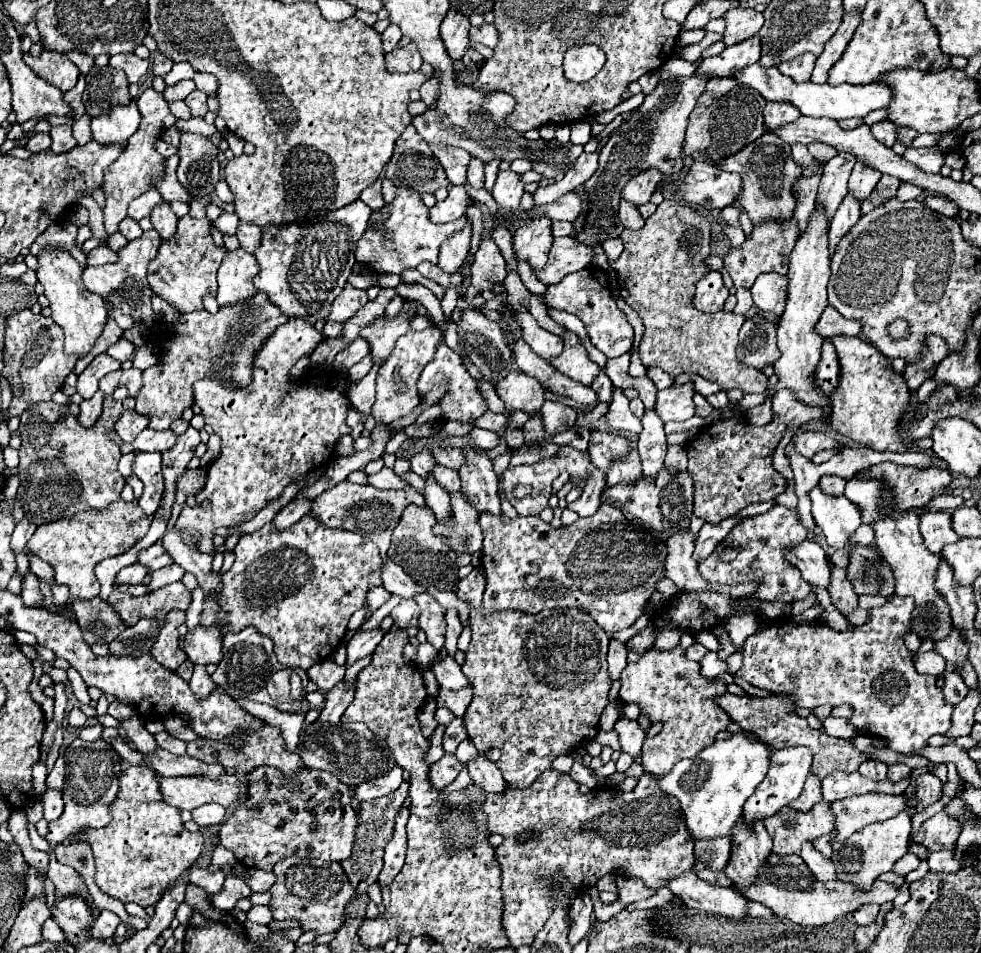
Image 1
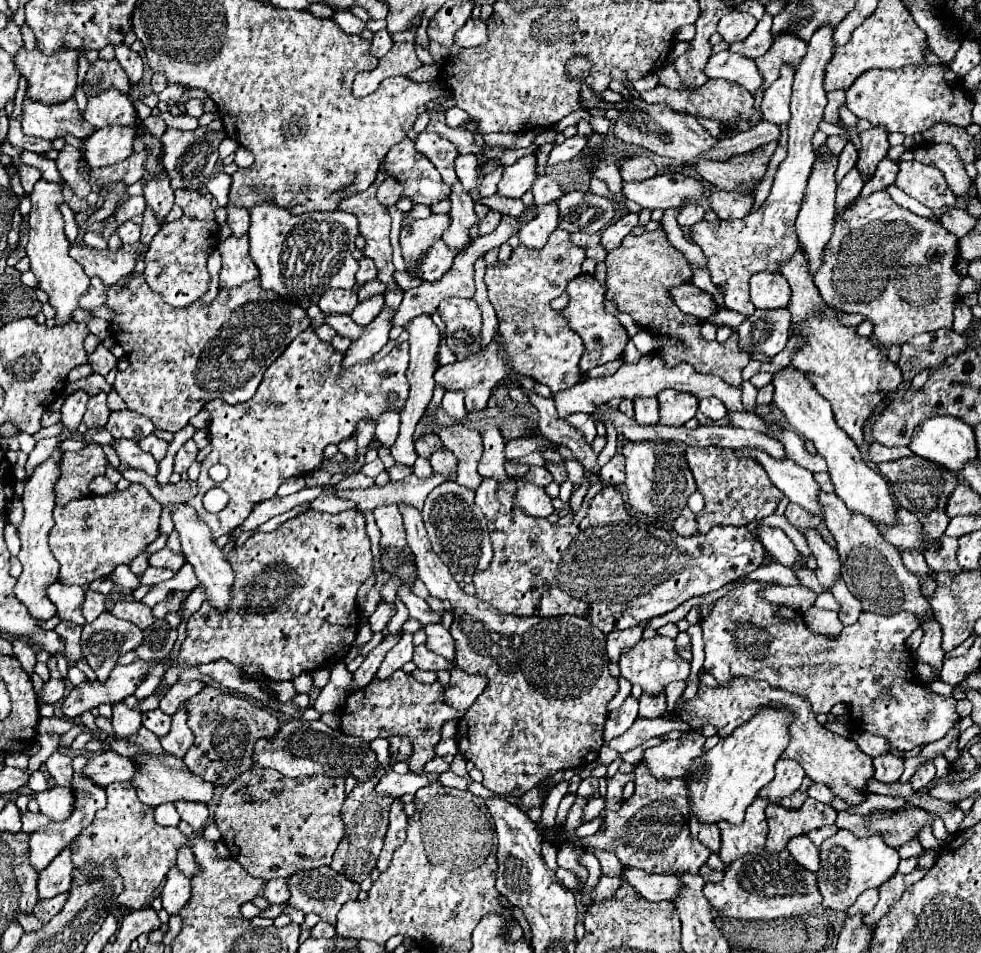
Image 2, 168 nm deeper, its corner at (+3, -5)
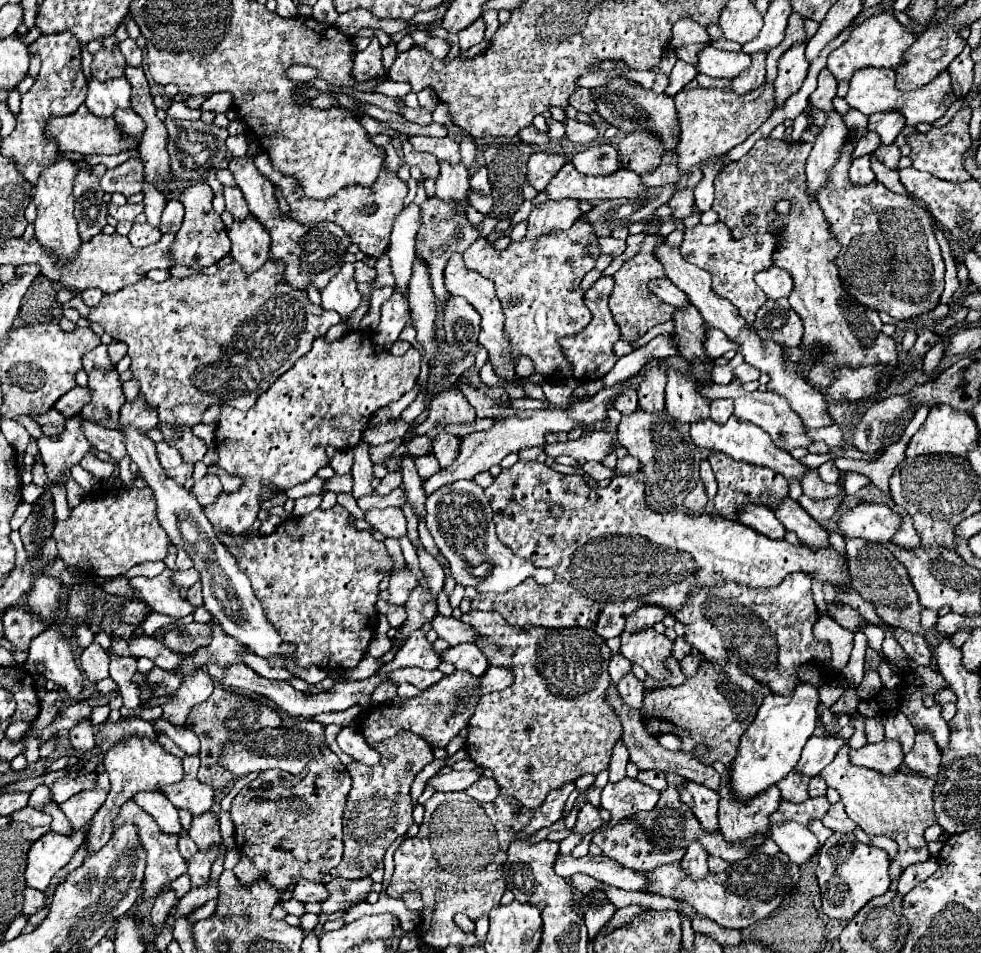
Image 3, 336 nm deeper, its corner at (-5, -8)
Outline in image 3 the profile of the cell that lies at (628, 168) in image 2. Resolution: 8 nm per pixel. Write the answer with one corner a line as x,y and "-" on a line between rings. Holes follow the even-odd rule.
644,131
644,133
624,135
618,143
618,153
624,169
634,171
638,175
646,175
648,171
644,169
656,171
656,167
662,163
664,147
662,141
656,139
656,135

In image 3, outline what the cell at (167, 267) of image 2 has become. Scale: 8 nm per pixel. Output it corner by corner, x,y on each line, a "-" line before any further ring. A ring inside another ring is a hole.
208,183
190,185
180,193
180,203
184,205
186,213
184,213
182,227
176,233
172,251
170,251
174,265
186,265
190,269
200,269
200,267
210,267
210,265
218,263
224,255
228,255
230,239
226,235
226,227
224,227
220,215
212,209
212,197
214,197
214,193

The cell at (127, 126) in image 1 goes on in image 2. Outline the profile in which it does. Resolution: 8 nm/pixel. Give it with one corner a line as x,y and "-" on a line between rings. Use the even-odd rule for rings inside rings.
108,88
108,92
88,98
84,120
94,128
102,128
104,124
136,126
136,110
126,94
116,88

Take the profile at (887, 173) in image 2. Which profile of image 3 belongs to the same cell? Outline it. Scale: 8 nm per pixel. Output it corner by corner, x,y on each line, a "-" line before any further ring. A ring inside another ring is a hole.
888,145
888,147
878,147
878,151
876,151
876,157
878,157
878,161
882,161
886,167
890,167
890,169
896,169
898,167
898,161
900,161
900,149
898,149
898,145

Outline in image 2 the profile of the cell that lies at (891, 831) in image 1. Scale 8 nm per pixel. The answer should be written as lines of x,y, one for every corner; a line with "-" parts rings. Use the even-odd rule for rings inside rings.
838,830
820,846
820,870
816,872
816,886
822,894
824,908
846,912
866,888
876,888
890,880
898,870
898,862
898,850
886,846
882,836
874,834
870,838
856,838
848,830

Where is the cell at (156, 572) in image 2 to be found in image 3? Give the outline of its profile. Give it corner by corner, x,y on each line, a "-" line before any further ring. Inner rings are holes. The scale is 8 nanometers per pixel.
188,569
188,571
174,571
170,579
172,579
172,585
182,587
182,589
188,589
196,581
200,581
200,575
198,575
196,569

